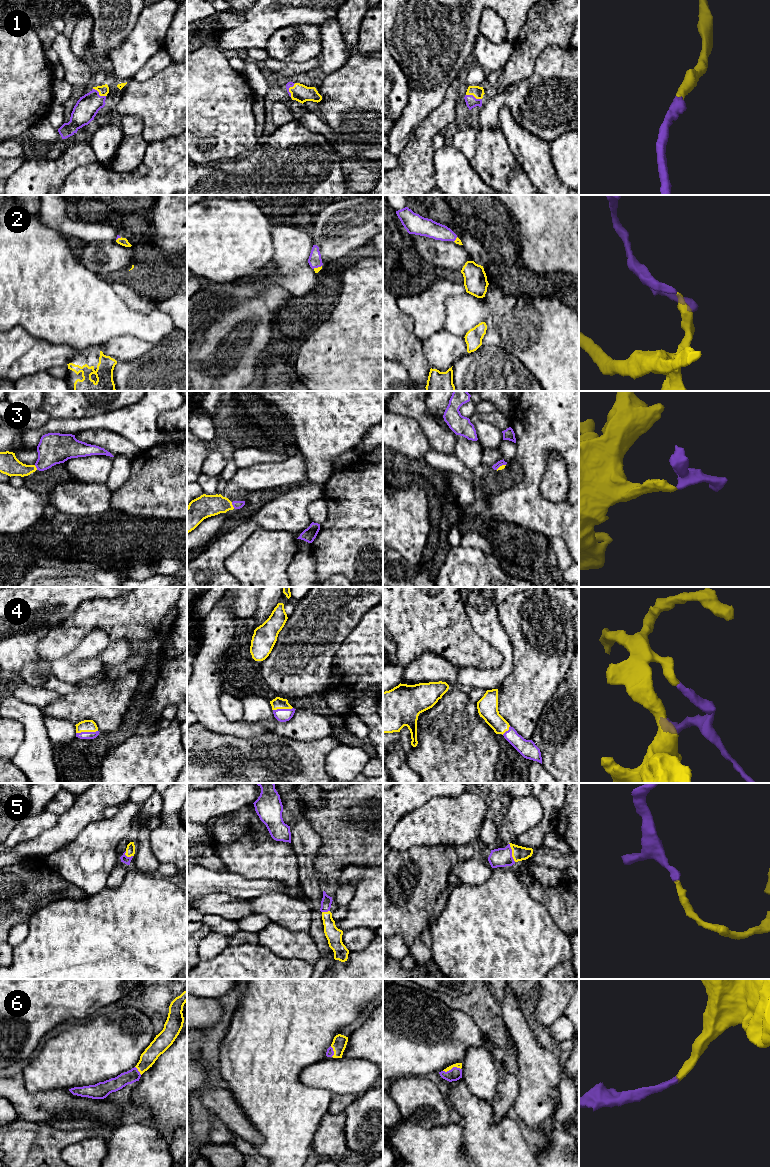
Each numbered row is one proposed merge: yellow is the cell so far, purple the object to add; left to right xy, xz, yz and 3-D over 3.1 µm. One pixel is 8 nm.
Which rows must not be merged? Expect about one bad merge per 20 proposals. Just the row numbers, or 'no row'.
no row

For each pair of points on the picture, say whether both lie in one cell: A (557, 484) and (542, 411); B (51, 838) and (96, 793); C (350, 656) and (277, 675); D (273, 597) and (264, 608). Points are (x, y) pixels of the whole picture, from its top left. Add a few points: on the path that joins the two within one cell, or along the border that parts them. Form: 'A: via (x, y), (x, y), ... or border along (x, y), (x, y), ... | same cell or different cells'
A: border along (558, 452), (550, 452), (547, 455), (543, 474) | different cells
B: via (63, 830), (88, 805) | same cell
C: border along (344, 639), (333, 658), (331, 677), (328, 683) | different cells
D: via (270, 600), (265, 605) | same cell

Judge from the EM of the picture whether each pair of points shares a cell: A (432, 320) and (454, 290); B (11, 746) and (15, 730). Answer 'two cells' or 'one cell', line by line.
A: one cell
B: one cell

